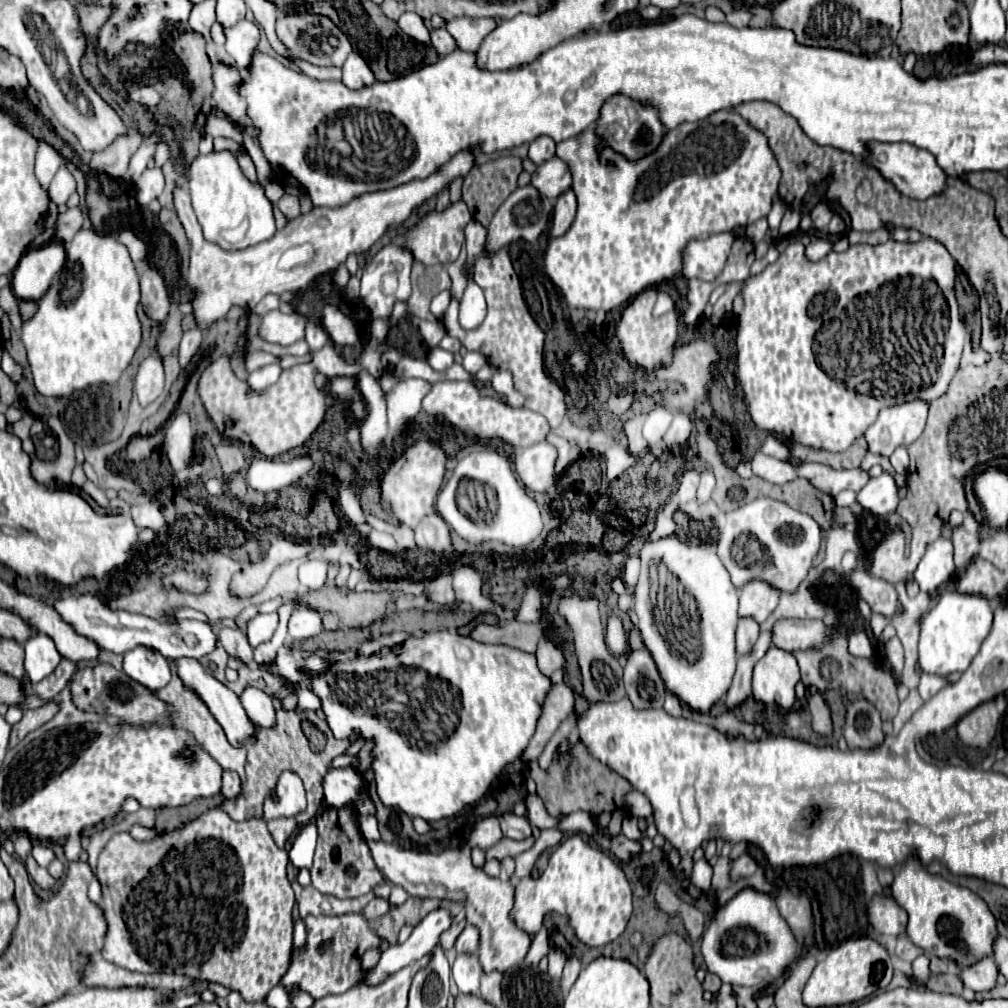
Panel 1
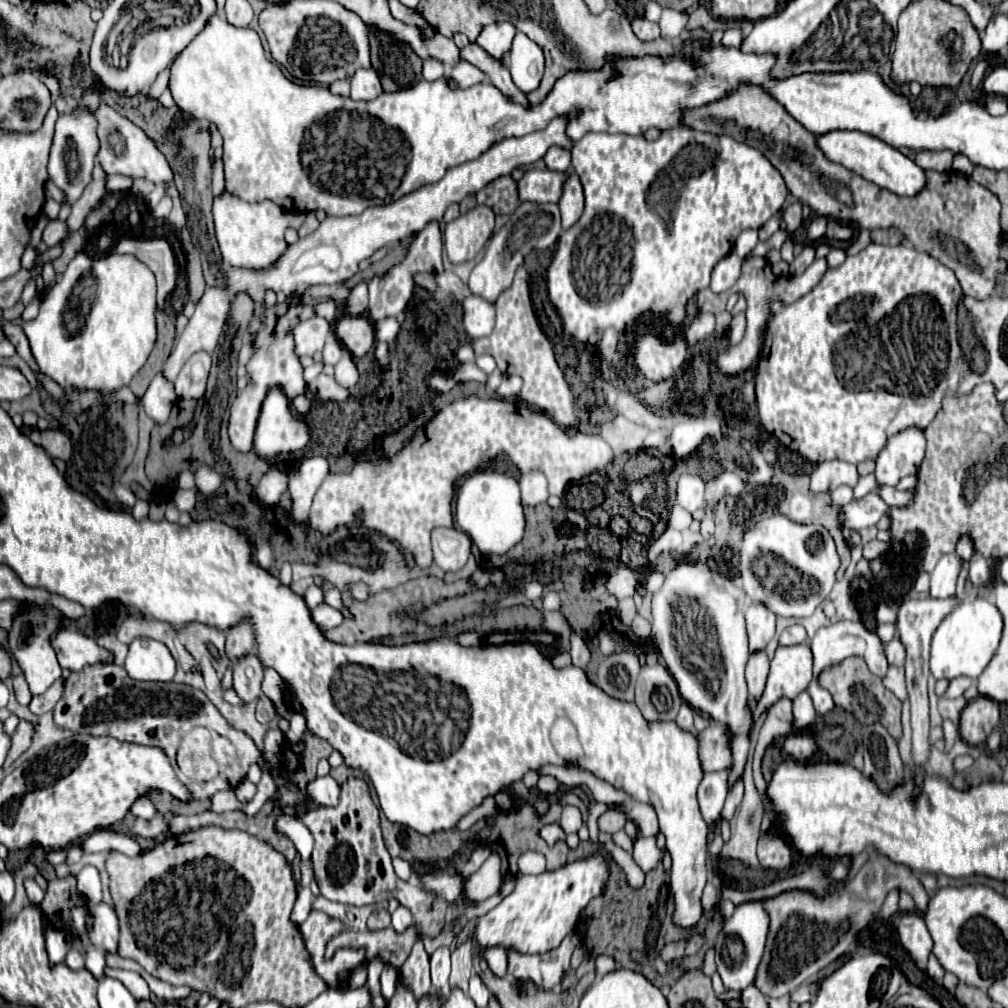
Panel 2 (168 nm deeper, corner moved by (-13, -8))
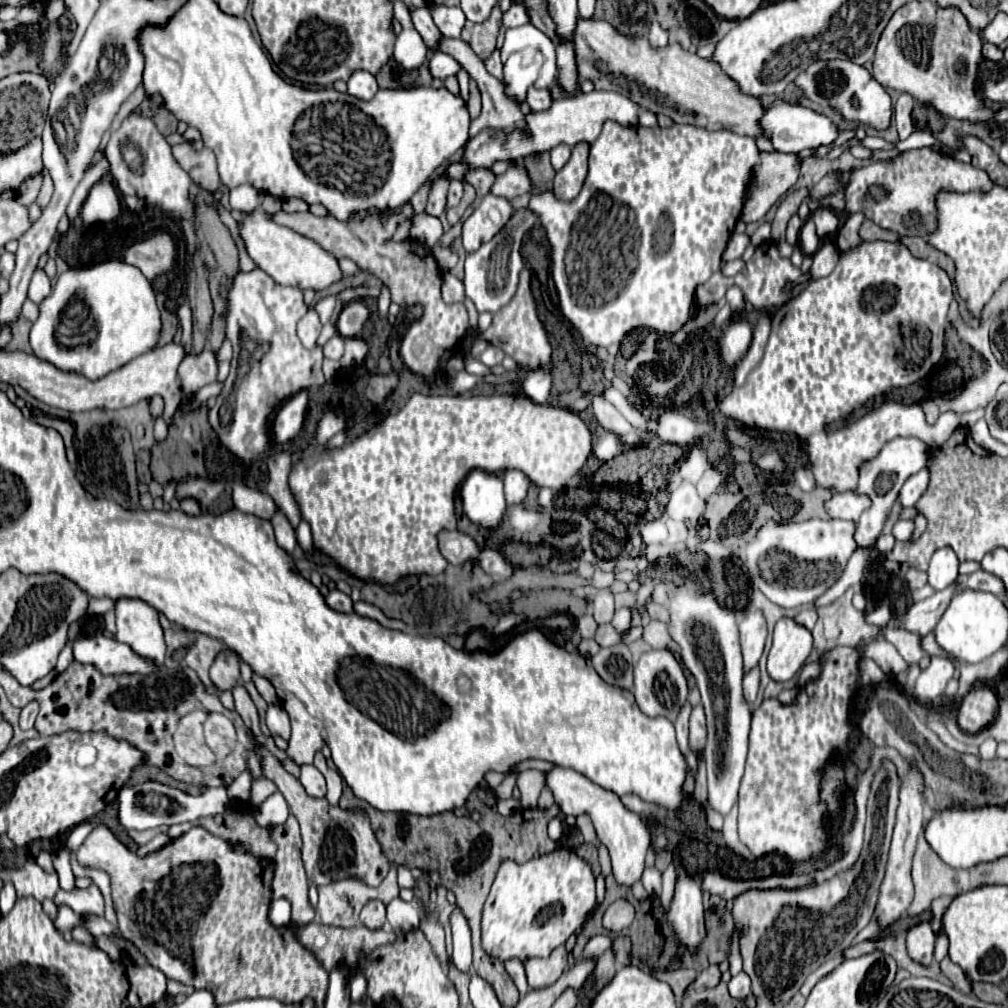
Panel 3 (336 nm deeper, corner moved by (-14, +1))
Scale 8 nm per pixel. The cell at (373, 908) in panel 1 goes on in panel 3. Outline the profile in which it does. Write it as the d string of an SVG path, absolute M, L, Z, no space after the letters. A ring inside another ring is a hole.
M368 901L360 913L360 923L368 929L380 929L386 923L386 905L382 901Z

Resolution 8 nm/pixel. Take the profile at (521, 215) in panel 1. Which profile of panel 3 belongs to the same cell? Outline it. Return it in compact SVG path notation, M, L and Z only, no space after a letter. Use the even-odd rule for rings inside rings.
M524 207L520 211L514 211L514 215L510 217L510 221L504 225L504 229L500 233L496 233L488 243L484 243L478 251L468 253L466 255L466 263L464 263L464 287L466 287L466 297L476 305L478 311L488 311L488 313L496 313L500 307L504 307L518 285L518 275L524 267L522 255L520 255L520 247L524 241L524 235L534 229L538 225L538 215Z

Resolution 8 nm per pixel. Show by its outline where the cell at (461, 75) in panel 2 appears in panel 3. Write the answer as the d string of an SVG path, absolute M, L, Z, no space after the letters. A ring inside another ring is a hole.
M434 53L430 57L430 71L432 71L432 77L438 77L438 79L446 79L446 77L456 77L460 73L460 65L458 61L454 61L454 57L446 55L446 53Z

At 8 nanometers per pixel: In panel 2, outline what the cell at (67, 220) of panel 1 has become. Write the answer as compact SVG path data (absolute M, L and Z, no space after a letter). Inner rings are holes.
M51 220L51 222L45 226L45 230L43 230L43 242L45 242L47 246L55 246L57 242L61 242L61 240L65 238L65 234L67 234L65 222Z

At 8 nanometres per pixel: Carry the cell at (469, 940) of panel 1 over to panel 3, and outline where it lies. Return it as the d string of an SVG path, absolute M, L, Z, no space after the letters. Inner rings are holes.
M508 959L508 961L504 961L504 969L506 969L506 973L512 977L512 981L514 981L514 985L518 987L518 991L520 993L526 993L526 975L524 975L524 967L522 967L522 961L518 961L518 959Z

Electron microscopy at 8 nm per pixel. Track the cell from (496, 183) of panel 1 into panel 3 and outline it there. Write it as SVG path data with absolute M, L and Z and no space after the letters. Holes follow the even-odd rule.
M478 169L478 173L470 173L470 177L466 177L466 181L476 189L478 197L484 197L490 193L490 189L496 181L496 175L488 169Z

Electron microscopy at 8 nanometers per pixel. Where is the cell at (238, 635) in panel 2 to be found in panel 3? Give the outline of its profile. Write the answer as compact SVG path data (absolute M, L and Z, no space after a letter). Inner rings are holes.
M224 649L218 653L212 669L210 679L218 689L232 689L240 681L240 657L232 649Z

